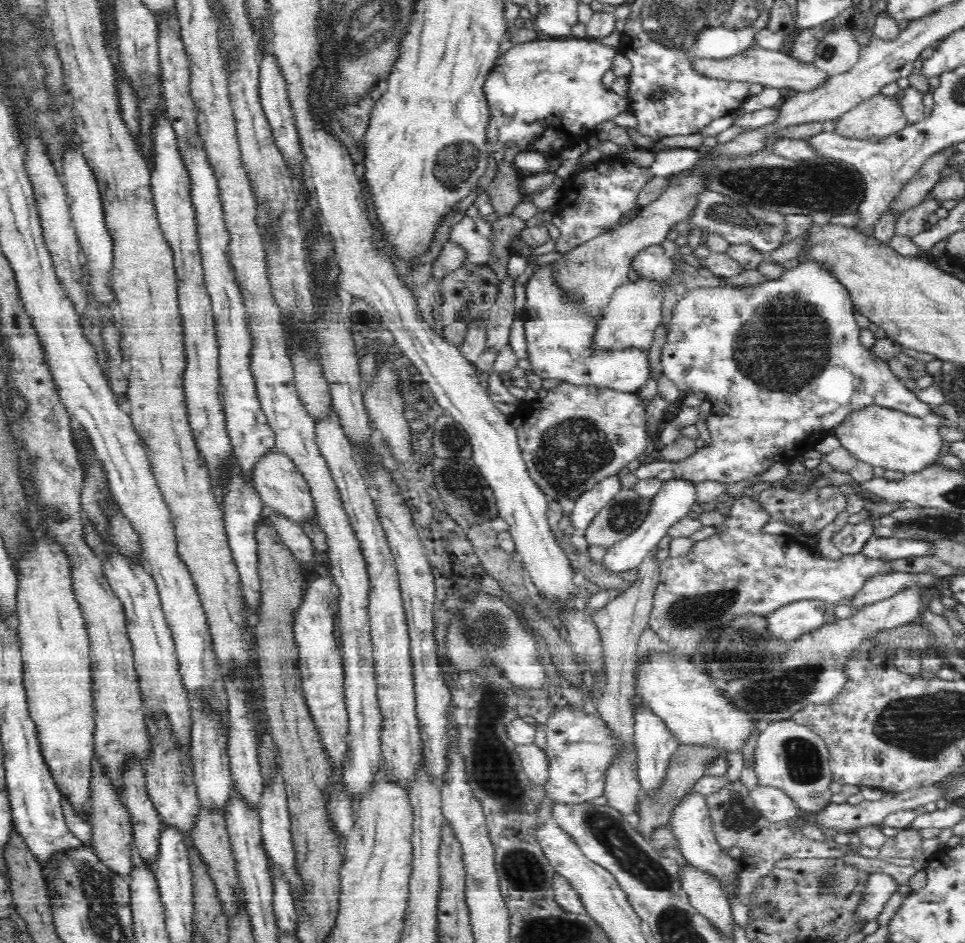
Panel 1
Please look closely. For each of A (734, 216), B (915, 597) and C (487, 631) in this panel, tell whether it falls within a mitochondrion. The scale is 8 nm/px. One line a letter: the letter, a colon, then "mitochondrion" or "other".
A: mitochondrion
B: other
C: mitochondrion

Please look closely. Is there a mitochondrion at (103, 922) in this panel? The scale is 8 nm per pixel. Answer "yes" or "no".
yes

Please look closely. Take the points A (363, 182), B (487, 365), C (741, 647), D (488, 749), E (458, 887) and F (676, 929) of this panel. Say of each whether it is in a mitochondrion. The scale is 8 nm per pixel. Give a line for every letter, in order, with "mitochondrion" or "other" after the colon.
A: other
B: other
C: mitochondrion
D: mitochondrion
E: other
F: mitochondrion

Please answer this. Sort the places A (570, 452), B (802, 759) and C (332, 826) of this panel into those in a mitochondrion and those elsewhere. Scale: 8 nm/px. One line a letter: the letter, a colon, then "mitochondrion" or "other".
A: mitochondrion
B: mitochondrion
C: other

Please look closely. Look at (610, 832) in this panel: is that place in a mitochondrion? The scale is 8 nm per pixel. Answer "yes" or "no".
yes

